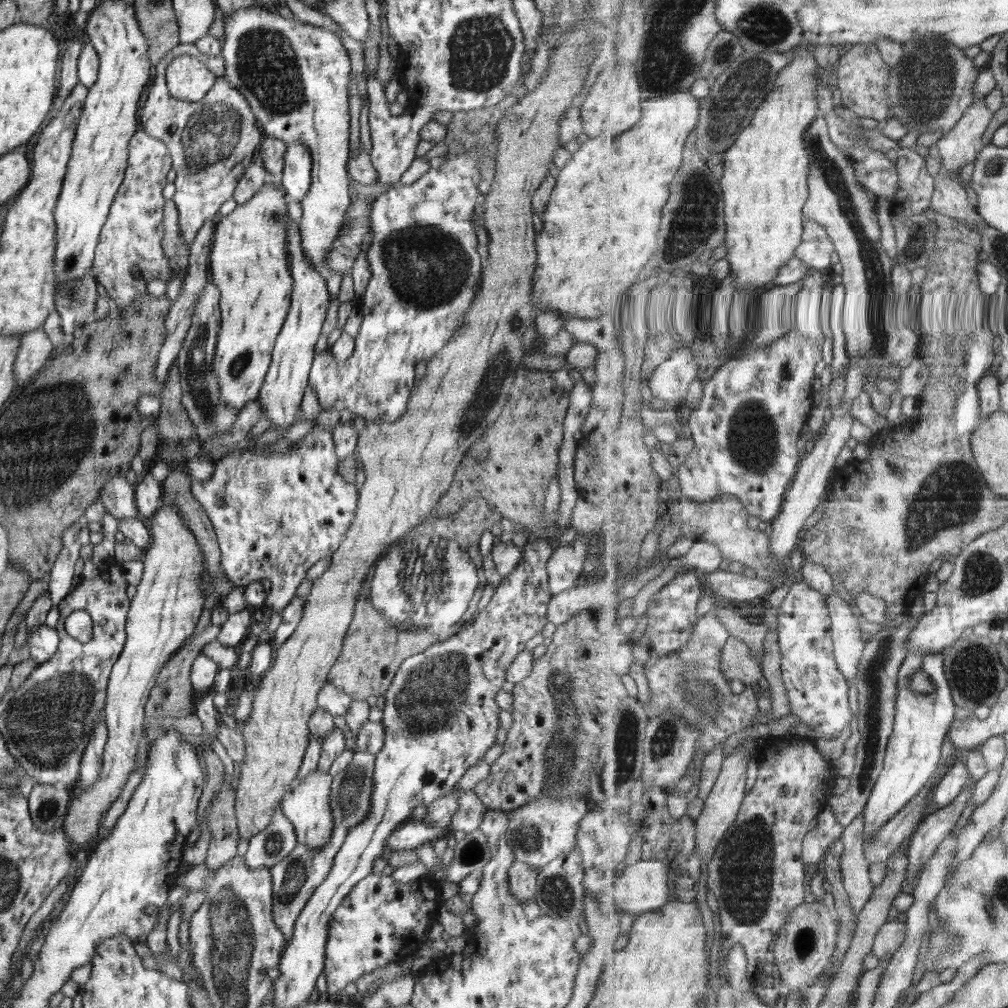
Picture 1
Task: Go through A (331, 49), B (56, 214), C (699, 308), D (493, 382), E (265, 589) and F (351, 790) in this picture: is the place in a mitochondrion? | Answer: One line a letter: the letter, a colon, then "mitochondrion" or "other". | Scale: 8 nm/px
A: other
B: other
C: other
D: mitochondrion
E: other
F: mitochondrion

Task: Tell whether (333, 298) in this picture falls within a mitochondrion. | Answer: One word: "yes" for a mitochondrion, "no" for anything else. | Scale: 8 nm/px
no

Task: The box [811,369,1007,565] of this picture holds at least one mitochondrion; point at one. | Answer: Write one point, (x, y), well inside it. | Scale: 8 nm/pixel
(951, 496)

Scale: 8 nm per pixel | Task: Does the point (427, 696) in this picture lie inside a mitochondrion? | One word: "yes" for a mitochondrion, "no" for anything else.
yes

